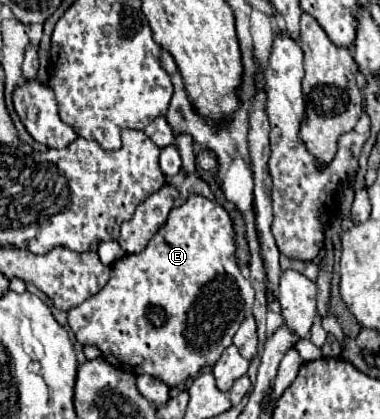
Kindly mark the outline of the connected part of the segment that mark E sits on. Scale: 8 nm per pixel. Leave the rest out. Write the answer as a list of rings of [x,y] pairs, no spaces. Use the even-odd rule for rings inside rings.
[[[190,195],[180,207],[170,211],[168,221],[144,251],[124,255],[112,263],[110,281],[96,295],[70,309],[68,325],[80,345],[96,345],[110,365],[134,375],[158,377],[168,387],[174,387],[220,359],[222,351],[232,345],[236,327],[252,313],[252,303],[252,283],[242,277],[236,263],[232,219],[220,203],[202,195]]]

